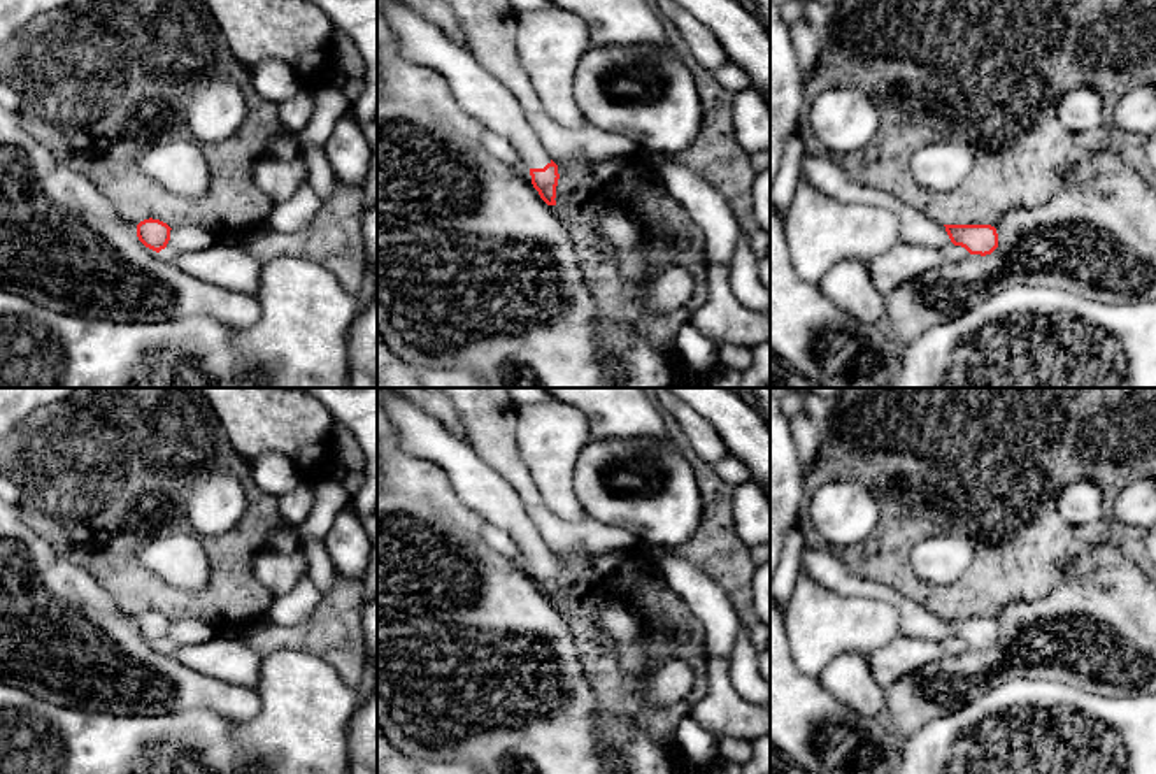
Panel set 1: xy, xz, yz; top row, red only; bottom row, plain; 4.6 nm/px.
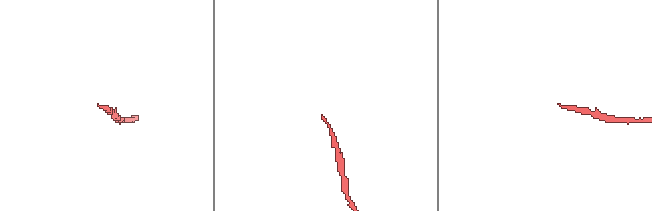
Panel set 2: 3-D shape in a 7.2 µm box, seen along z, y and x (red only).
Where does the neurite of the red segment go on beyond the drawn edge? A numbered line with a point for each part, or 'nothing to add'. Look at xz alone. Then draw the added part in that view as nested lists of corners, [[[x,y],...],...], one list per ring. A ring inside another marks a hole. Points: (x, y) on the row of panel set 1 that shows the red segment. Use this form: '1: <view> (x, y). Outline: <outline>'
1: xz (479, 93). Outline: [[[377,0],[400,54],[444,75],[458,105],[488,130],[505,137],[530,168],[551,163],[514,93],[435,23],[398,0]]]

